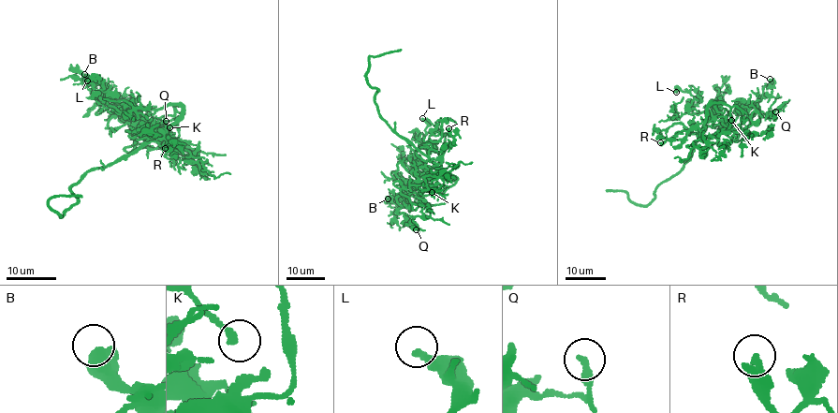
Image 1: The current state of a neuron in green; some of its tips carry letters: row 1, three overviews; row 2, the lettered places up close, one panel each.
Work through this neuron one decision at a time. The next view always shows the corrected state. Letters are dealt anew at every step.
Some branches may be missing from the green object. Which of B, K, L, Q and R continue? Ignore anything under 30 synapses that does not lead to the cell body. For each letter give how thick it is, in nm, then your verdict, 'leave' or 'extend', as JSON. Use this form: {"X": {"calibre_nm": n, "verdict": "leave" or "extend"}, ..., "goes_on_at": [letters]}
{"B": {"calibre_nm": 600, "verdict": "leave"}, "K": {"calibre_nm": 200, "verdict": "leave"}, "L": {"calibre_nm": 340, "verdict": "leave"}, "Q": {"calibre_nm": 200, "verdict": "leave"}, "R": {"calibre_nm": 320, "verdict": "leave"}, "goes_on_at": []}

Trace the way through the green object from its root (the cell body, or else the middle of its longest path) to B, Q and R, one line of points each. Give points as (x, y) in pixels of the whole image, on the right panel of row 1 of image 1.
B: (705, 131), (721, 120), (715, 107), (727, 111), (725, 129), (743, 108), (757, 105), (770, 79)
Q: (705, 131), (732, 107), (747, 113), (742, 134), (751, 123), (775, 116), (775, 111)
R: (705, 131), (693, 133), (681, 131), (660, 142)

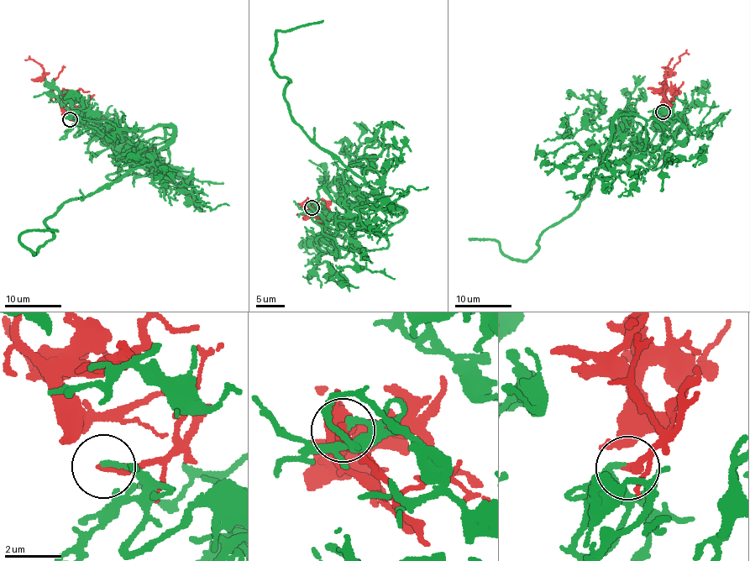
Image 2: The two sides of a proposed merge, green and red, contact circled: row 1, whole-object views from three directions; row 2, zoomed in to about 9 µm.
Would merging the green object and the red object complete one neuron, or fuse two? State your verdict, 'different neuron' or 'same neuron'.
same neuron

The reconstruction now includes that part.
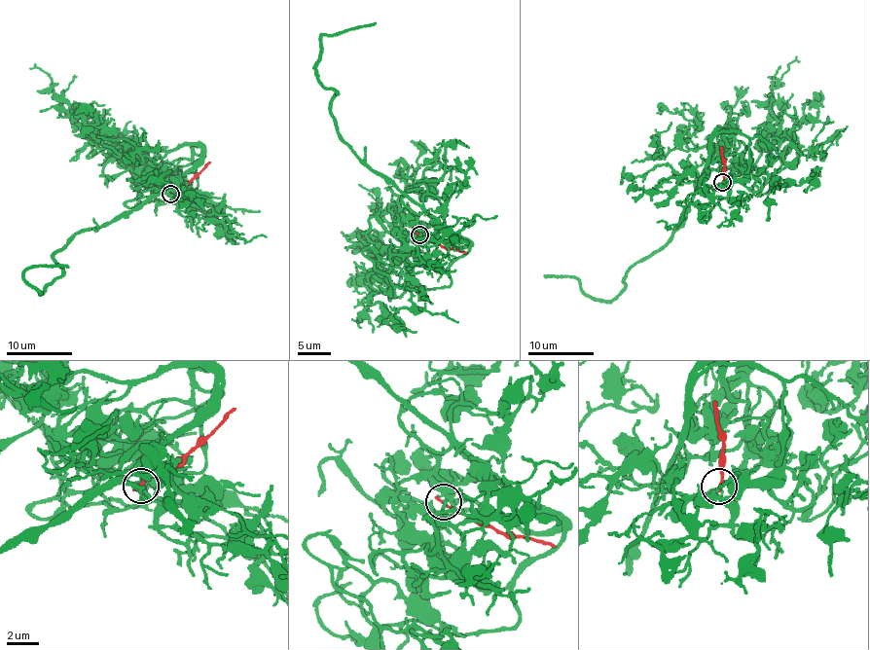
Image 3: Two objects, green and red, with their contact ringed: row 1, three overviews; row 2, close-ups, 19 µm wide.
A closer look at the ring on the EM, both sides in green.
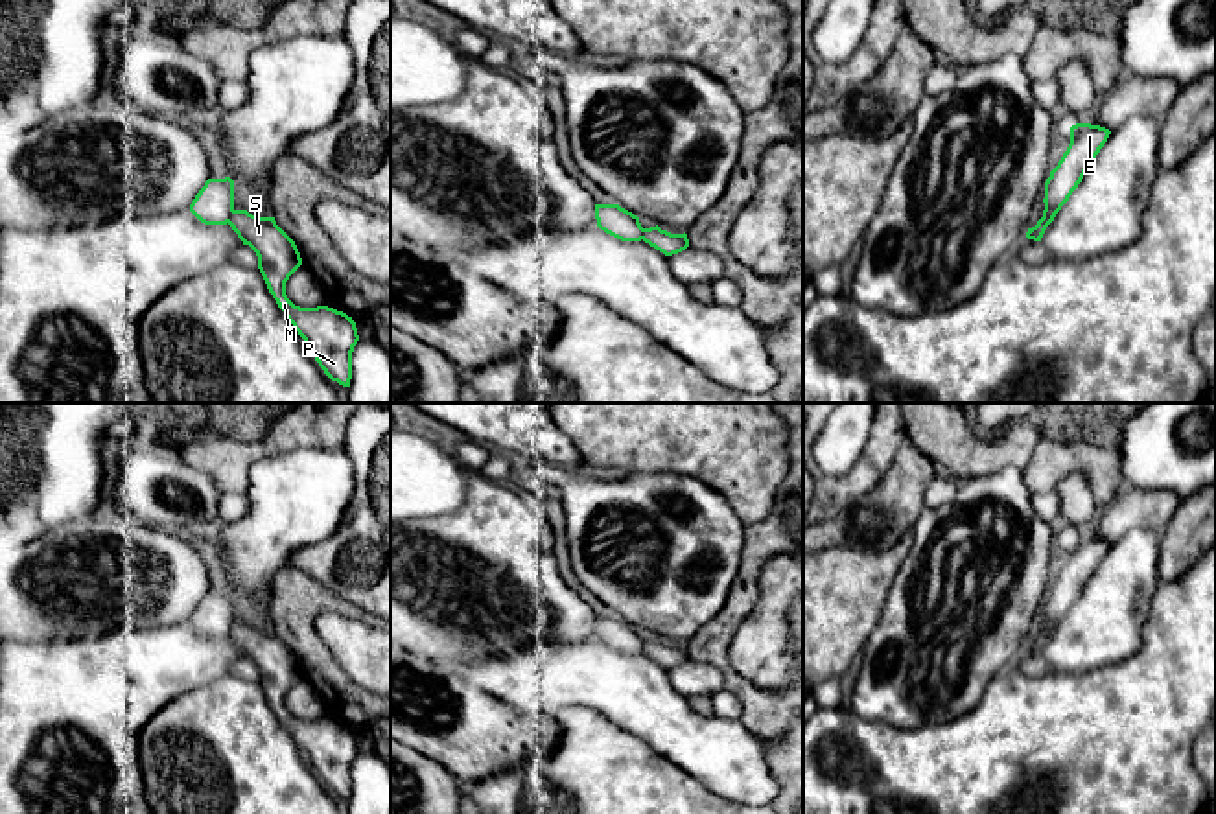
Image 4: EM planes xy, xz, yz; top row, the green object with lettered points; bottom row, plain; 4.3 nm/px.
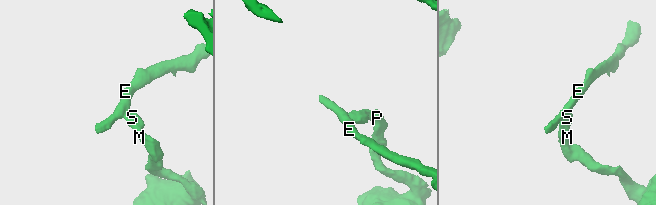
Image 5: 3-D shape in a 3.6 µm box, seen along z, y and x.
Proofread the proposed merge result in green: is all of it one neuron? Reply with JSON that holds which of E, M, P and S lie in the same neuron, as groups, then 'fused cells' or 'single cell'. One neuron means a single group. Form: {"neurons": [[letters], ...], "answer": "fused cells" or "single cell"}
{"neurons": [["E"], ["M", "P", "S"]], "answer": "fused cells"}

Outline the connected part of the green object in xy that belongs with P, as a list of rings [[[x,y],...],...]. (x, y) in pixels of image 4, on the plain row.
[[[232,622],[228,637],[258,669],[258,681],[269,705],[287,733],[304,751],[324,786],[350,799],[352,764],[359,753],[356,735],[328,718],[300,720],[286,707],[286,694],[302,678],[295,654],[276,637],[275,630],[258,630],[247,622]]]

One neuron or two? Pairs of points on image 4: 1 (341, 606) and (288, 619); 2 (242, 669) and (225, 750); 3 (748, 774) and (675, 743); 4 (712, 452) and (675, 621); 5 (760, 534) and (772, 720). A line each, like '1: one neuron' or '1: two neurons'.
1: one neuron
2: two neurons
3: one neuron
4: two neurons
5: one neuron

